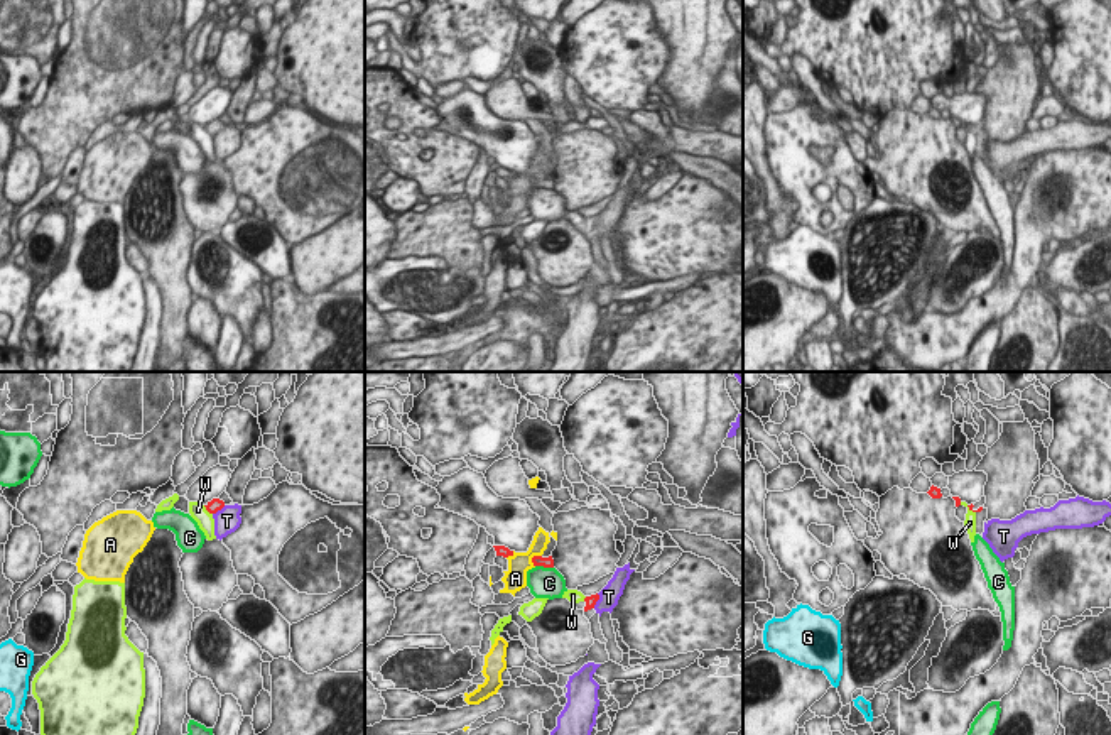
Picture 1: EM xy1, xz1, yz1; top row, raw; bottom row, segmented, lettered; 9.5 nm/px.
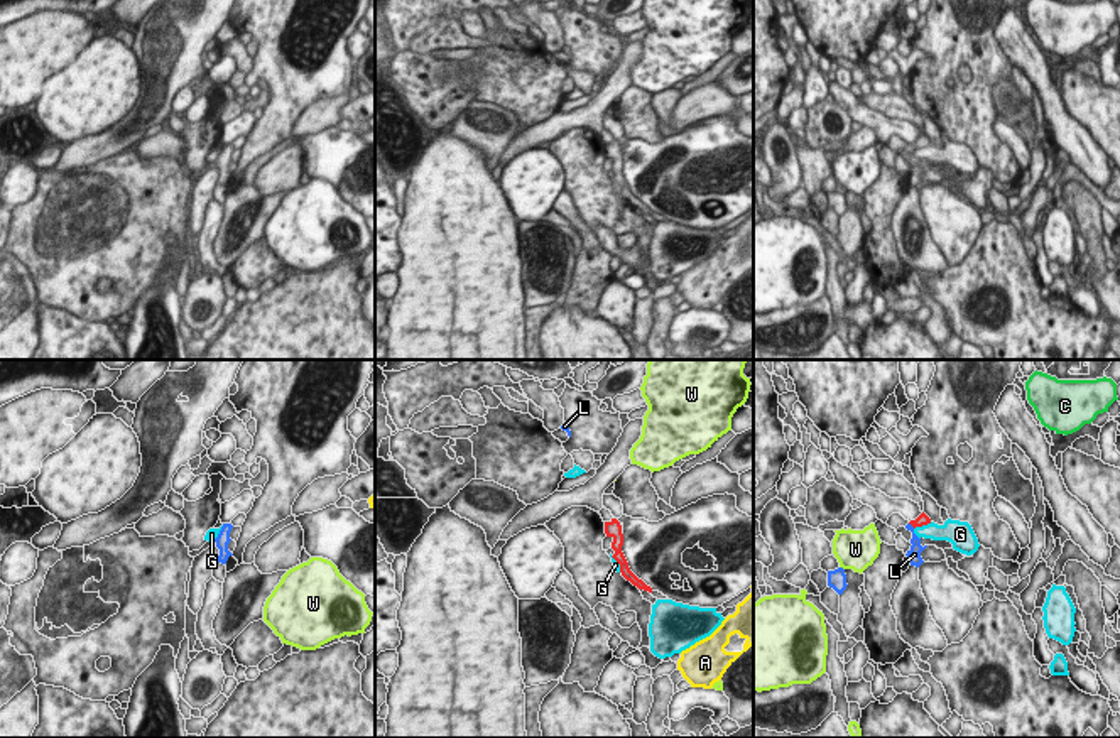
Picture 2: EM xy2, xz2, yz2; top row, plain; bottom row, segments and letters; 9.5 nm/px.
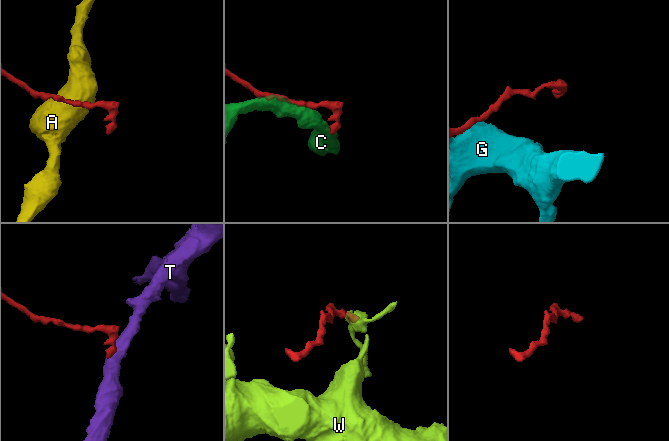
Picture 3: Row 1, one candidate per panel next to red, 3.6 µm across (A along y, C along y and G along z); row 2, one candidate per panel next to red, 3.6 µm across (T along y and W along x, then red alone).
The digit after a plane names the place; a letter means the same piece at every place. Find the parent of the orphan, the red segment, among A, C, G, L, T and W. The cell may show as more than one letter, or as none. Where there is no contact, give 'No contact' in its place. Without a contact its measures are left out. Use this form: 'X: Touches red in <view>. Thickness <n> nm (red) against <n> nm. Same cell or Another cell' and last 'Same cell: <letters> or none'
A: Touches red in xz1. Thickness 100 nm (red) against 220 nm. Another cell
C: Touches red in xz1. Thickness 100 nm (red) against 280 nm. Another cell
G: Touches red in yz2. Thickness 120 nm (red) against 160 nm. Another cell
L: Touches red in yz2. Thickness 120 nm (red) against 120 nm. Same cell
T: Touches red in xz1. Thickness 100 nm (red) against 190 nm. Another cell
W: Touches red in xy1. Thickness 120 nm (red) against 160 nm. Another cell
Same cell: L.

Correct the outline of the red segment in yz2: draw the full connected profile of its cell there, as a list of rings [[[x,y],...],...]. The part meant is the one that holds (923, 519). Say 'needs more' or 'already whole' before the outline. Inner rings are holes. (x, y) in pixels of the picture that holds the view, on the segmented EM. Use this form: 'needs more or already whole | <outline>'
needs more | [[[922,512],[916,520],[911,520],[905,529],[912,532],[912,539],[911,539],[911,549],[907,551],[907,557],[911,566],[919,567],[924,561],[921,557],[921,552],[927,547],[927,545],[921,545],[921,539],[914,534],[916,527],[922,527],[931,524],[931,518]]]

